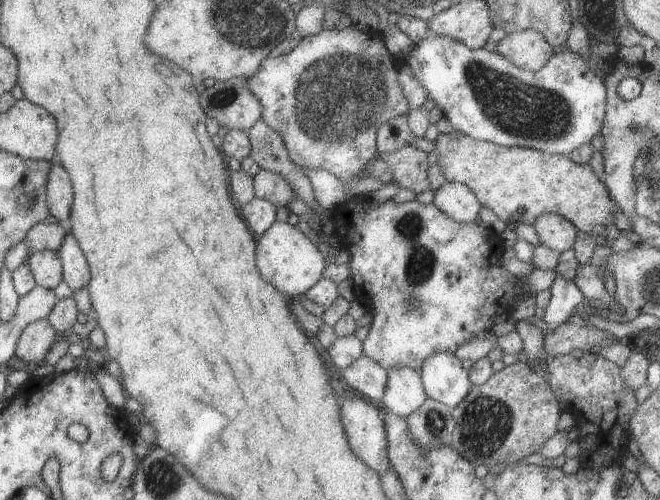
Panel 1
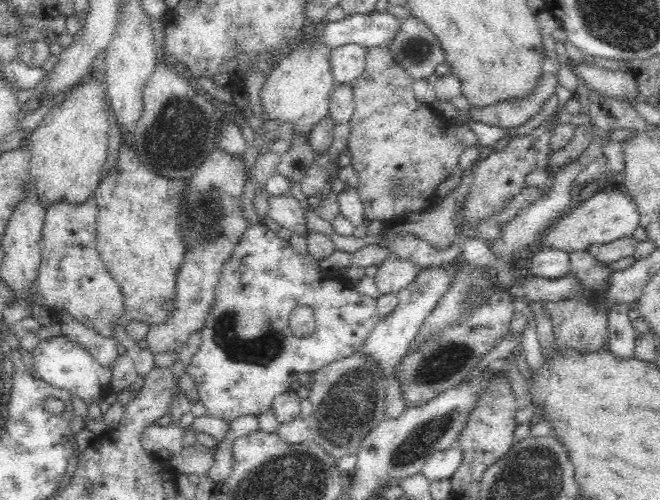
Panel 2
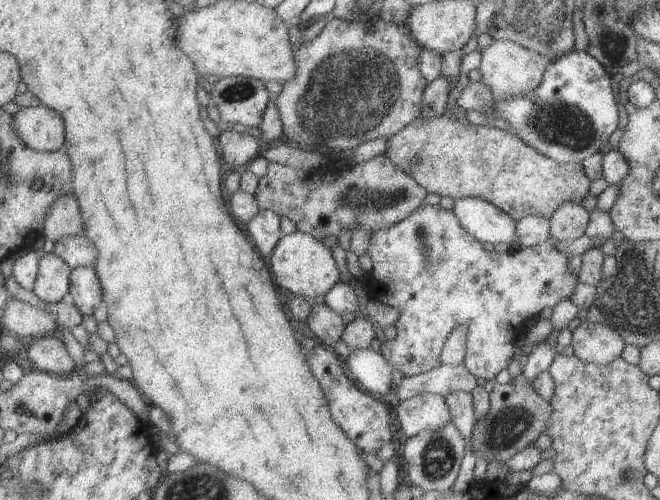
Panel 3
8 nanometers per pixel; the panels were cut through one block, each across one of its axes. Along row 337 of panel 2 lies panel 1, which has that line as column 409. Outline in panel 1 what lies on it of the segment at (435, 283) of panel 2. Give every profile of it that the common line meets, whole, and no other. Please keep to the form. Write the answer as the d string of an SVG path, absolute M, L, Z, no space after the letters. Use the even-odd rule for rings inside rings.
M398 367L387 371L387 385L384 398L379 405L395 417L405 419L419 409L428 398L417 371Z

